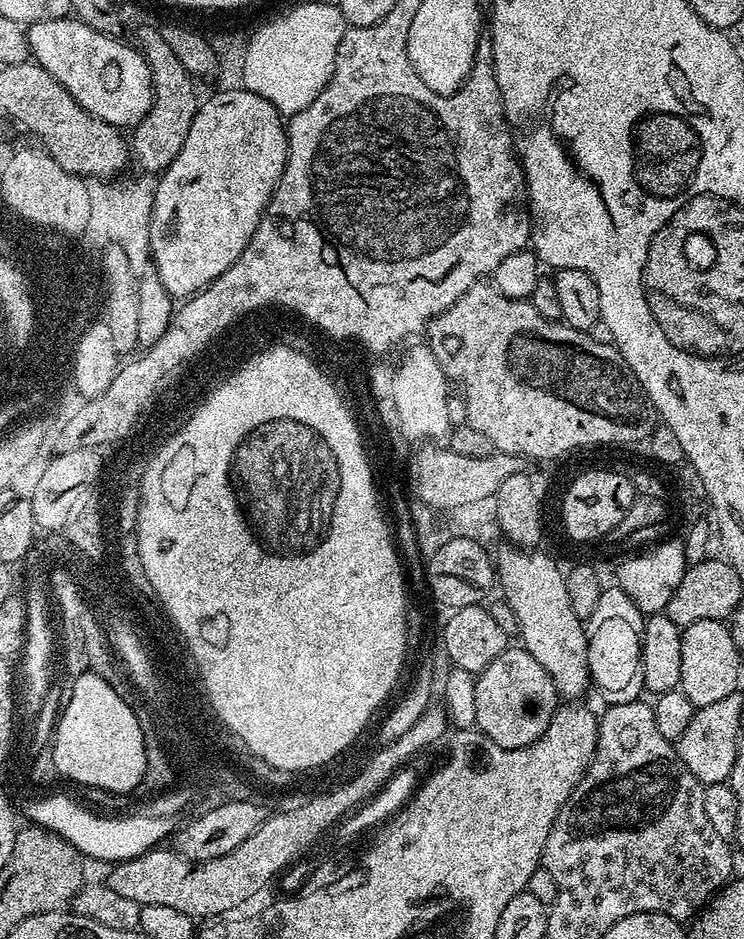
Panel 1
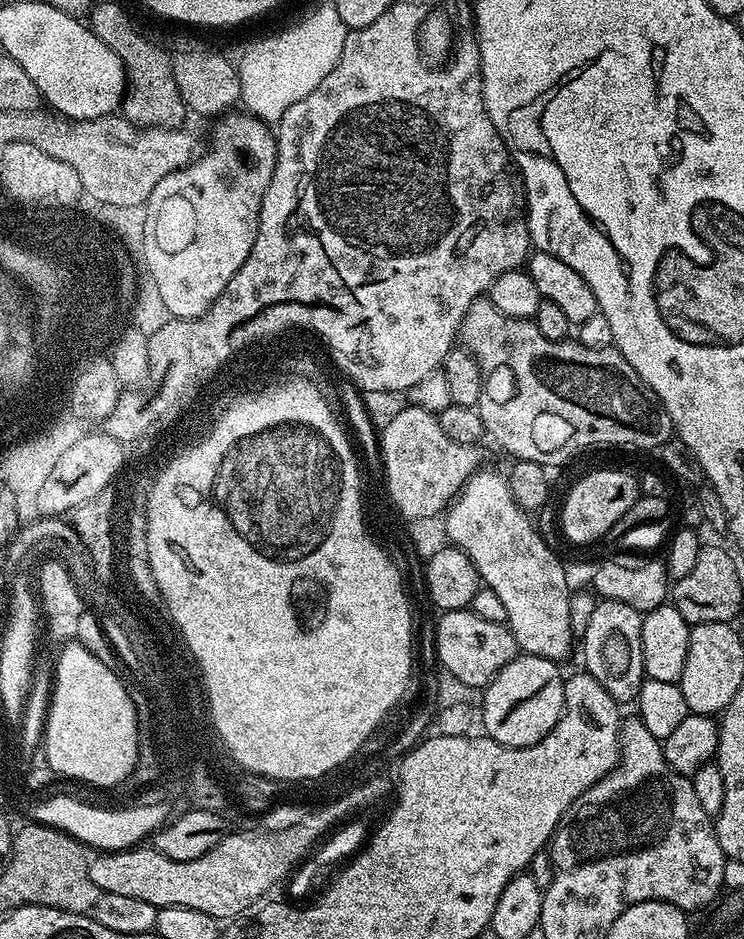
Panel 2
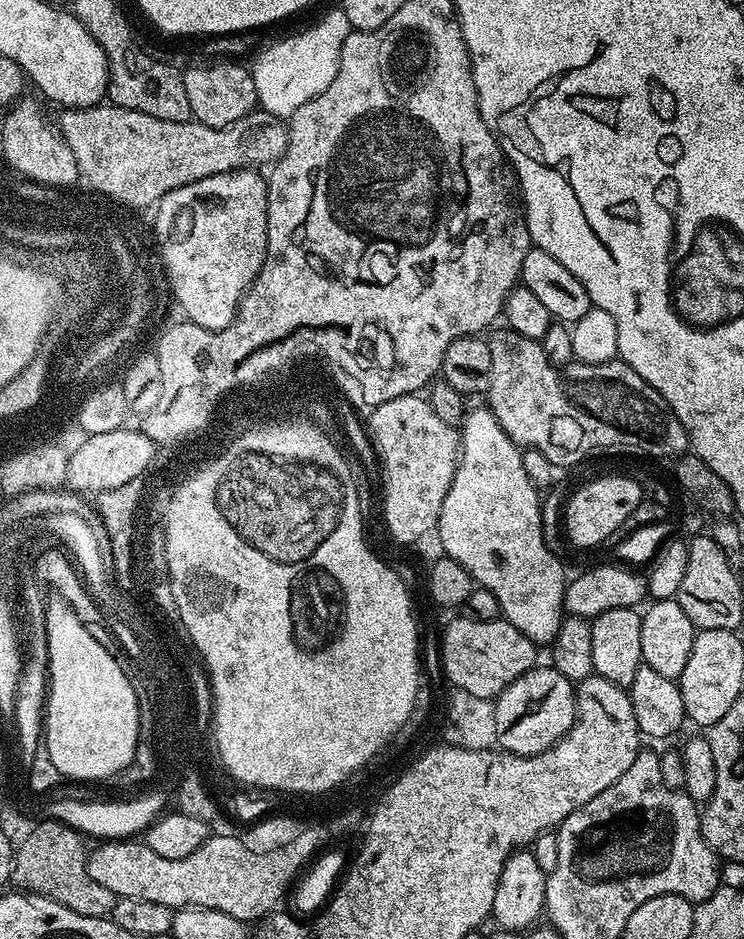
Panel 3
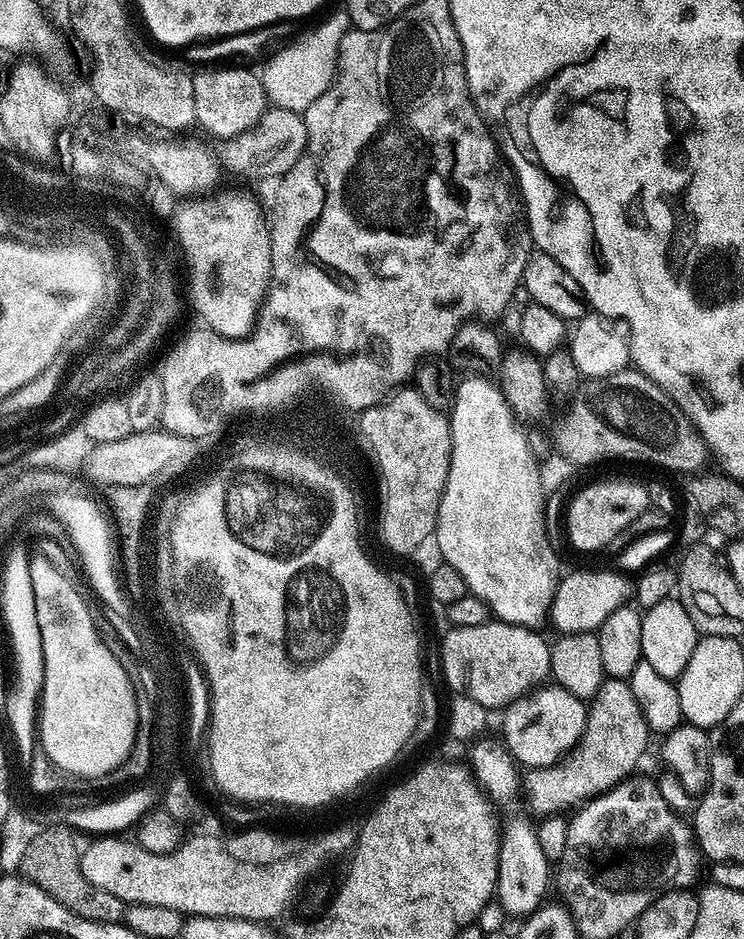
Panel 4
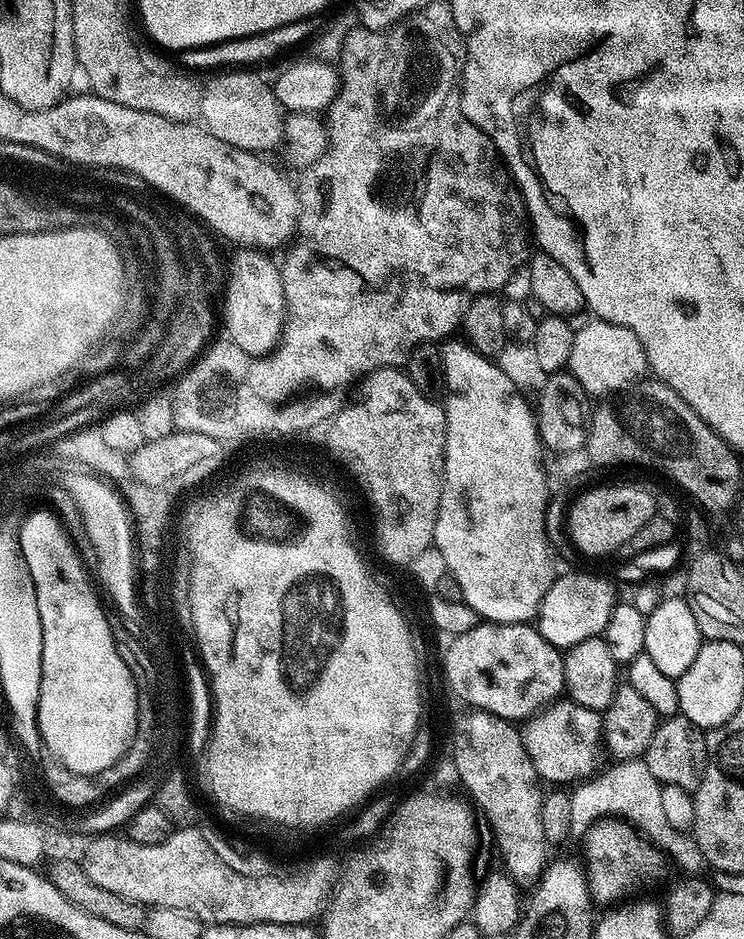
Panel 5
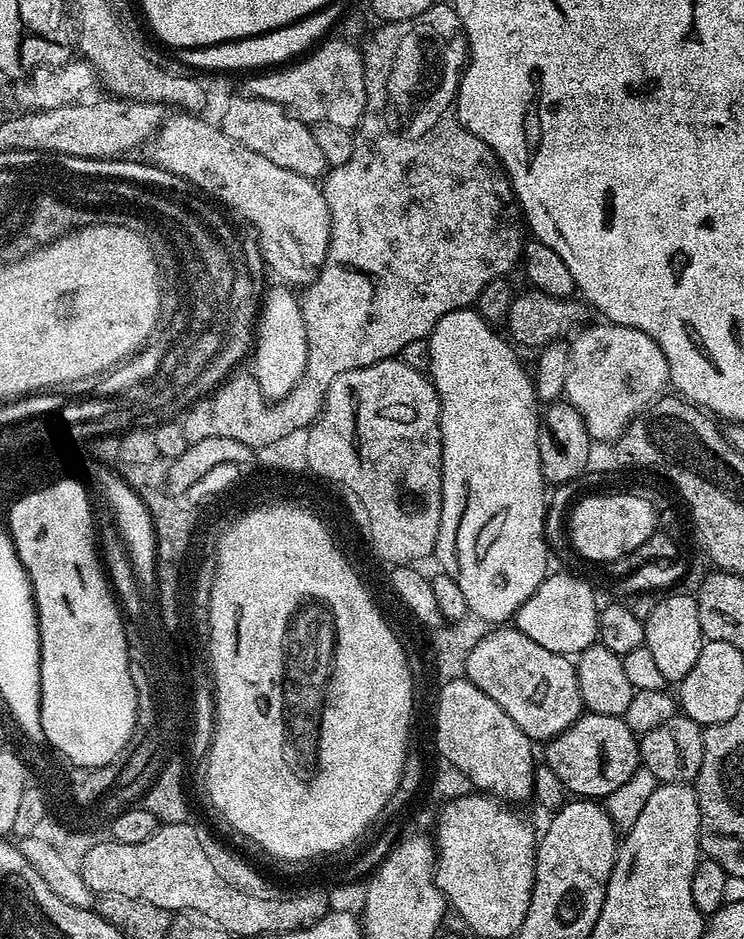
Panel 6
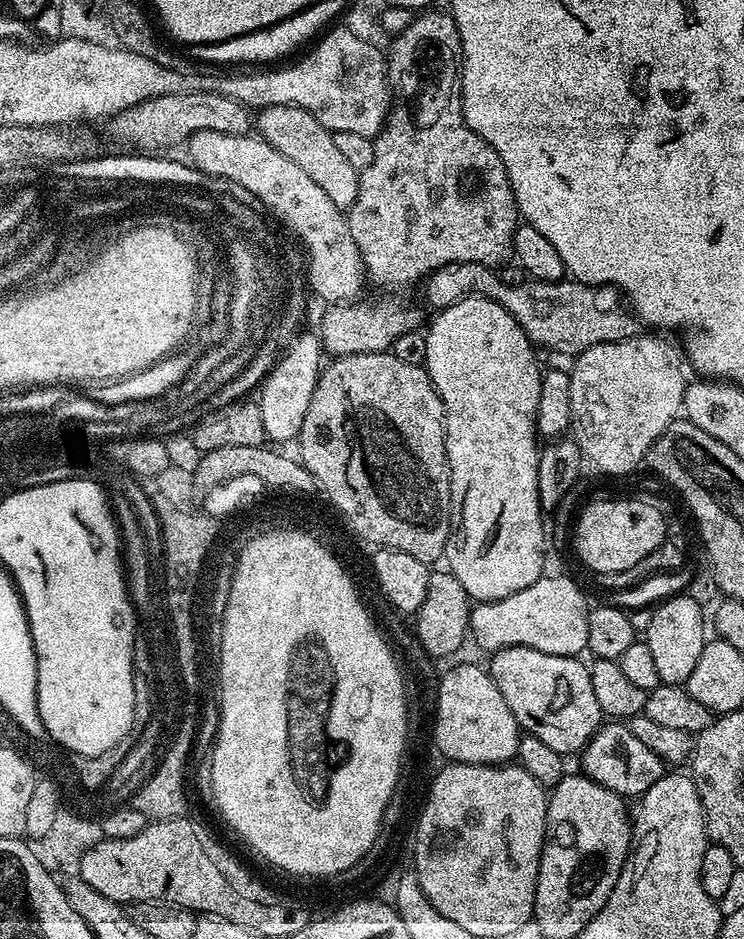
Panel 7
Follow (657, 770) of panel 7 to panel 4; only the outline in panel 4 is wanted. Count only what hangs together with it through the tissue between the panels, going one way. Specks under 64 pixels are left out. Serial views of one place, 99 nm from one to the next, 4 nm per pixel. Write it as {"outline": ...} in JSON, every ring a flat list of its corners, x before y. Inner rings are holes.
{"outline":[[542,686,503,709,502,743,525,769,549,768,560,763,579,744,588,721,585,701,559,686]]}

